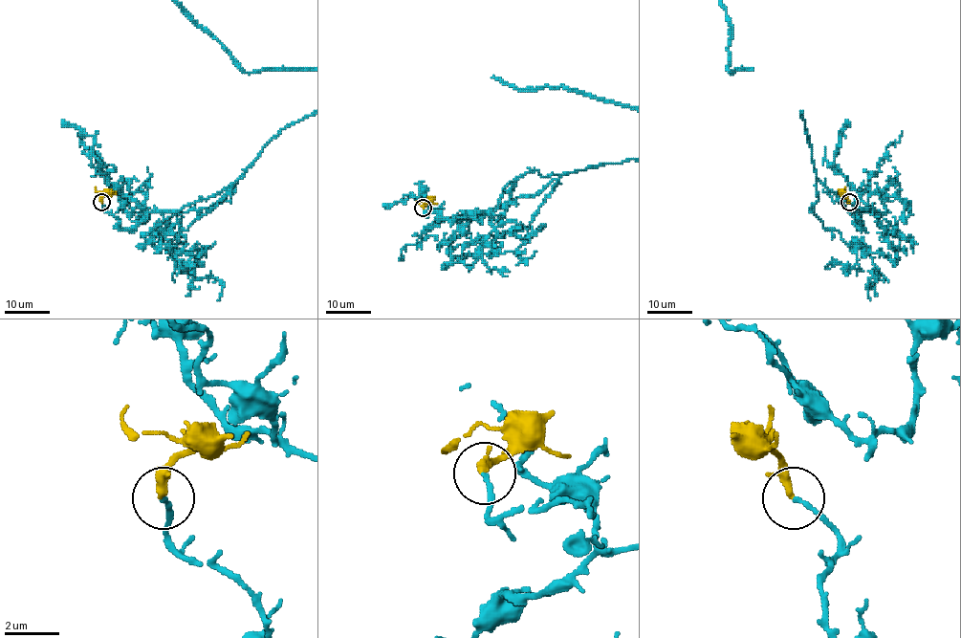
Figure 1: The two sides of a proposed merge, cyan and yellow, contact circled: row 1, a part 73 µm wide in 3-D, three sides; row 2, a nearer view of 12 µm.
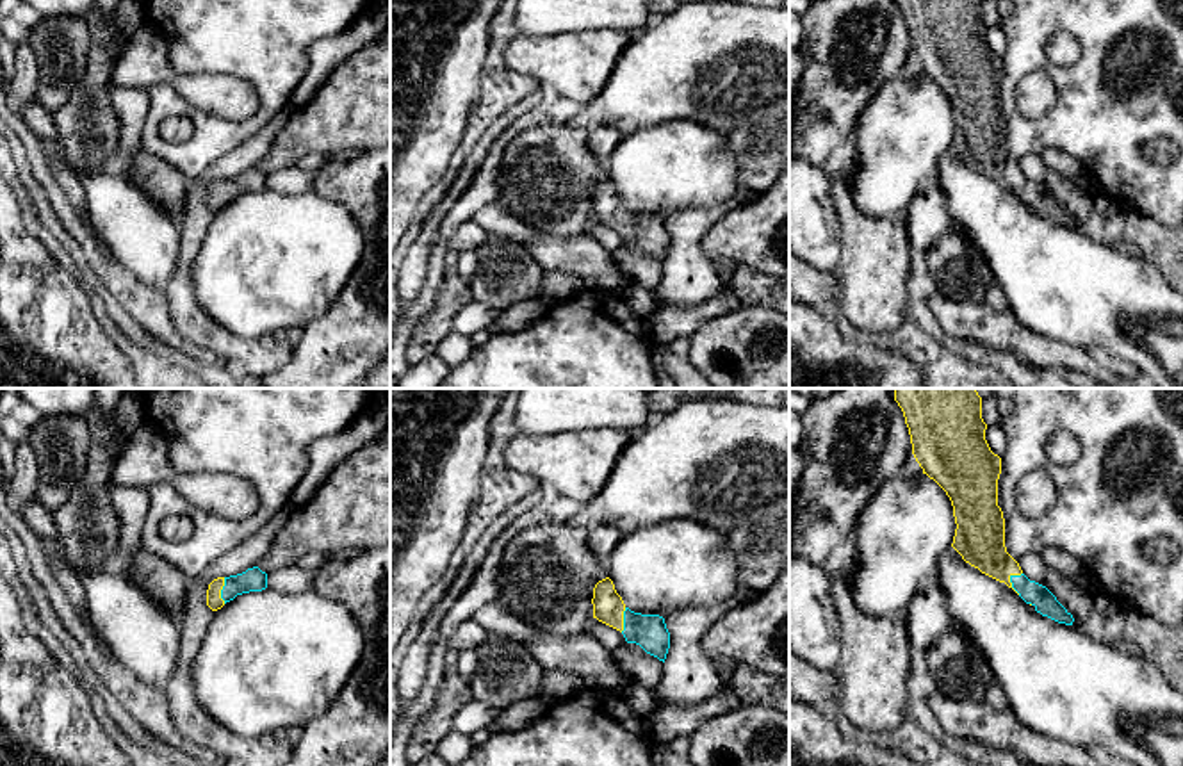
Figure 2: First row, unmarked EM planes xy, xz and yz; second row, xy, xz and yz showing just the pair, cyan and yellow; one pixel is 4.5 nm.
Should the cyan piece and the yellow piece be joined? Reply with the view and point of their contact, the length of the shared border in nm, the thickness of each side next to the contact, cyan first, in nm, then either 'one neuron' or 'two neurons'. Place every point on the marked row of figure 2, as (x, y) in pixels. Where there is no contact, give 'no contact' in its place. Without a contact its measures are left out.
yz (1012, 585) | 110 nm | 100/220 nm | one neuron

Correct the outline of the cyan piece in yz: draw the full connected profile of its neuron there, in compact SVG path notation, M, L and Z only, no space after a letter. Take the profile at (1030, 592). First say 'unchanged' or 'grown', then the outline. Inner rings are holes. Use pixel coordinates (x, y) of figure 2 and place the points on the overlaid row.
grown | M894 388L923 474L950 497L955 517L951 547L982 574L1005 583L1037 613L1073 625L1073 615L1042 584L1030 581L1005 547L998 506L1001 458L985 440L976 388Z

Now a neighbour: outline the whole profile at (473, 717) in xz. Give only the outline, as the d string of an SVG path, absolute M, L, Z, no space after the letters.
M476 700L461 705L453 718L453 730L470 736L486 729L499 718L501 711L486 707Z

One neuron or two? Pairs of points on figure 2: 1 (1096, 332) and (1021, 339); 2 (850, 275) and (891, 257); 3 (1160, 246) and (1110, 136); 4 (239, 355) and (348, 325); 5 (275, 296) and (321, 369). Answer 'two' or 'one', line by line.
1: two
2: one
3: two
4: two
5: two

